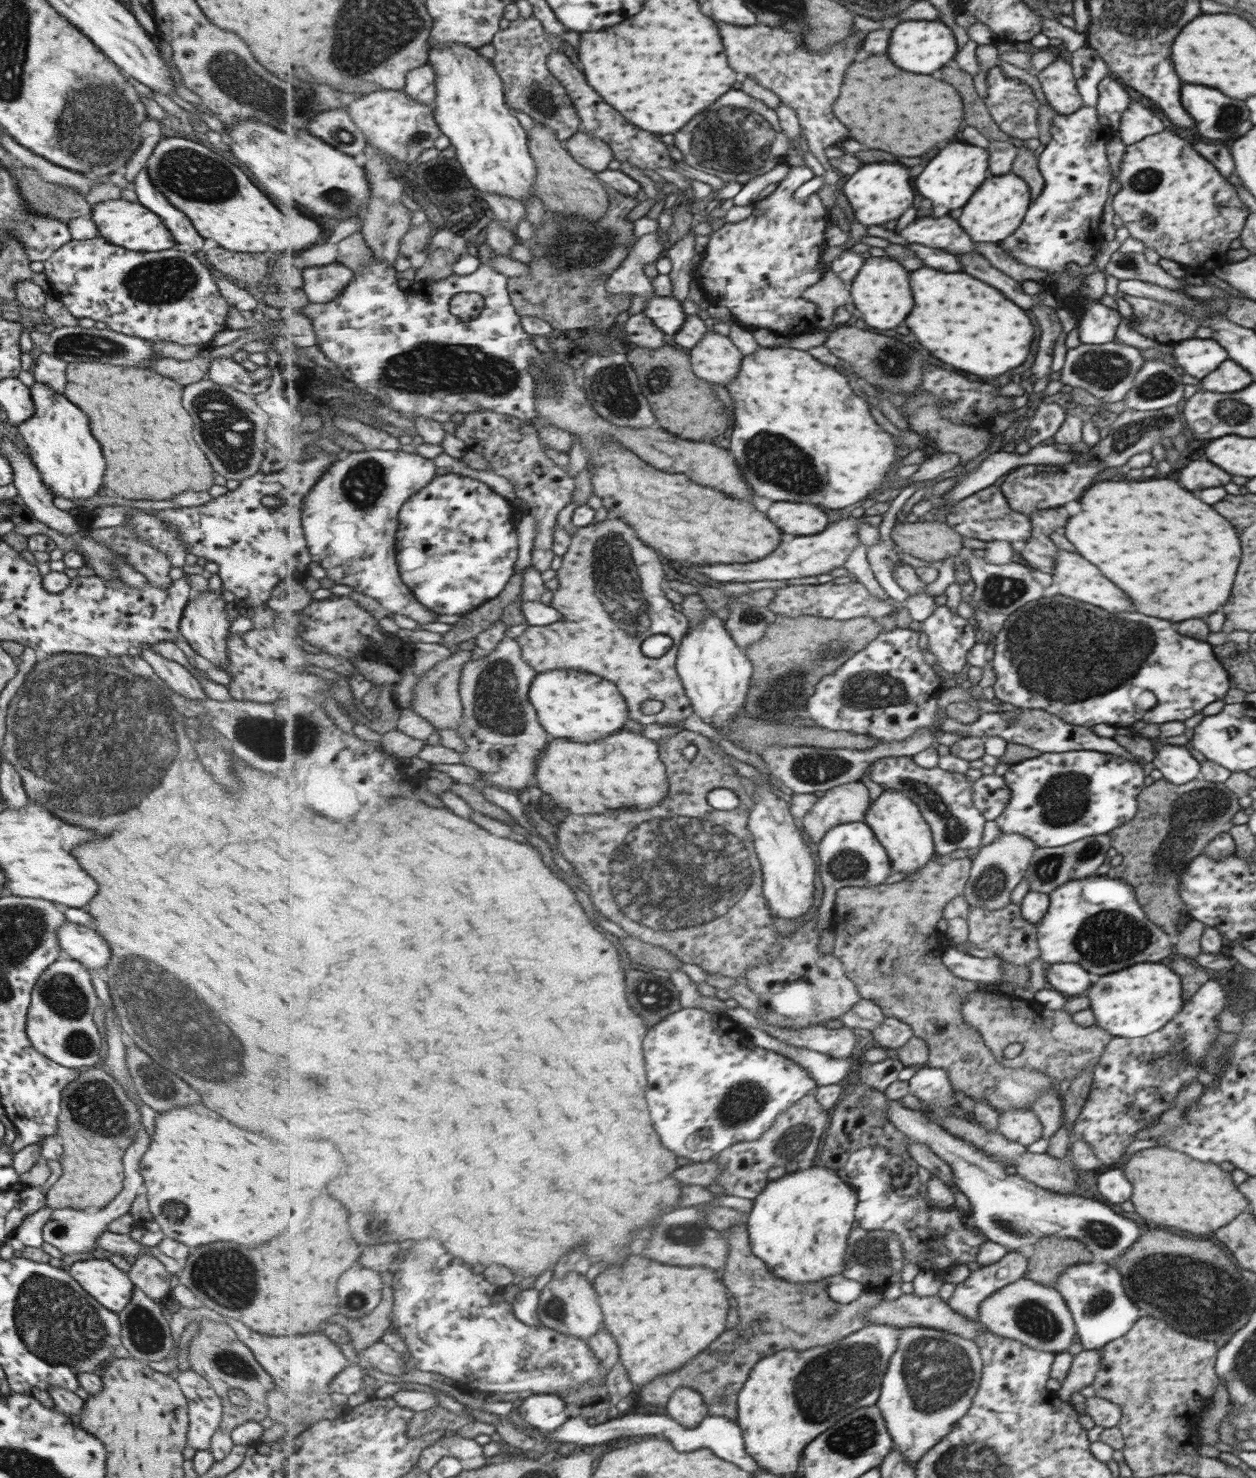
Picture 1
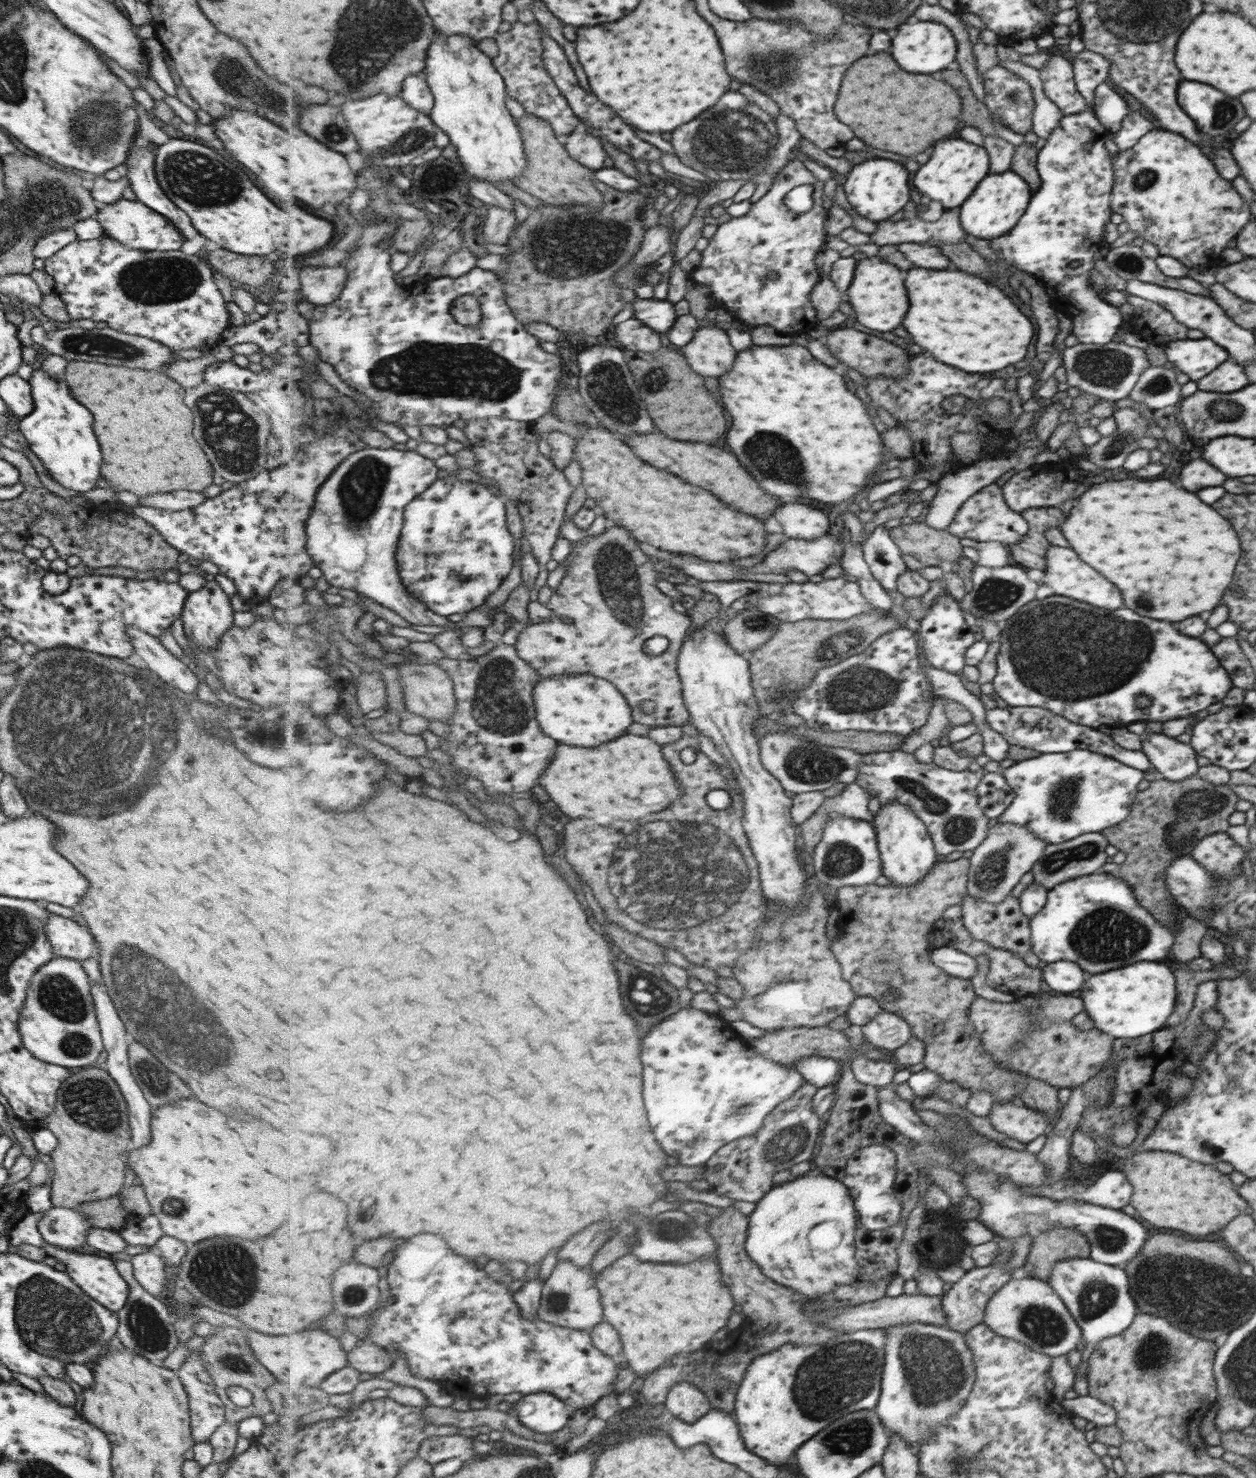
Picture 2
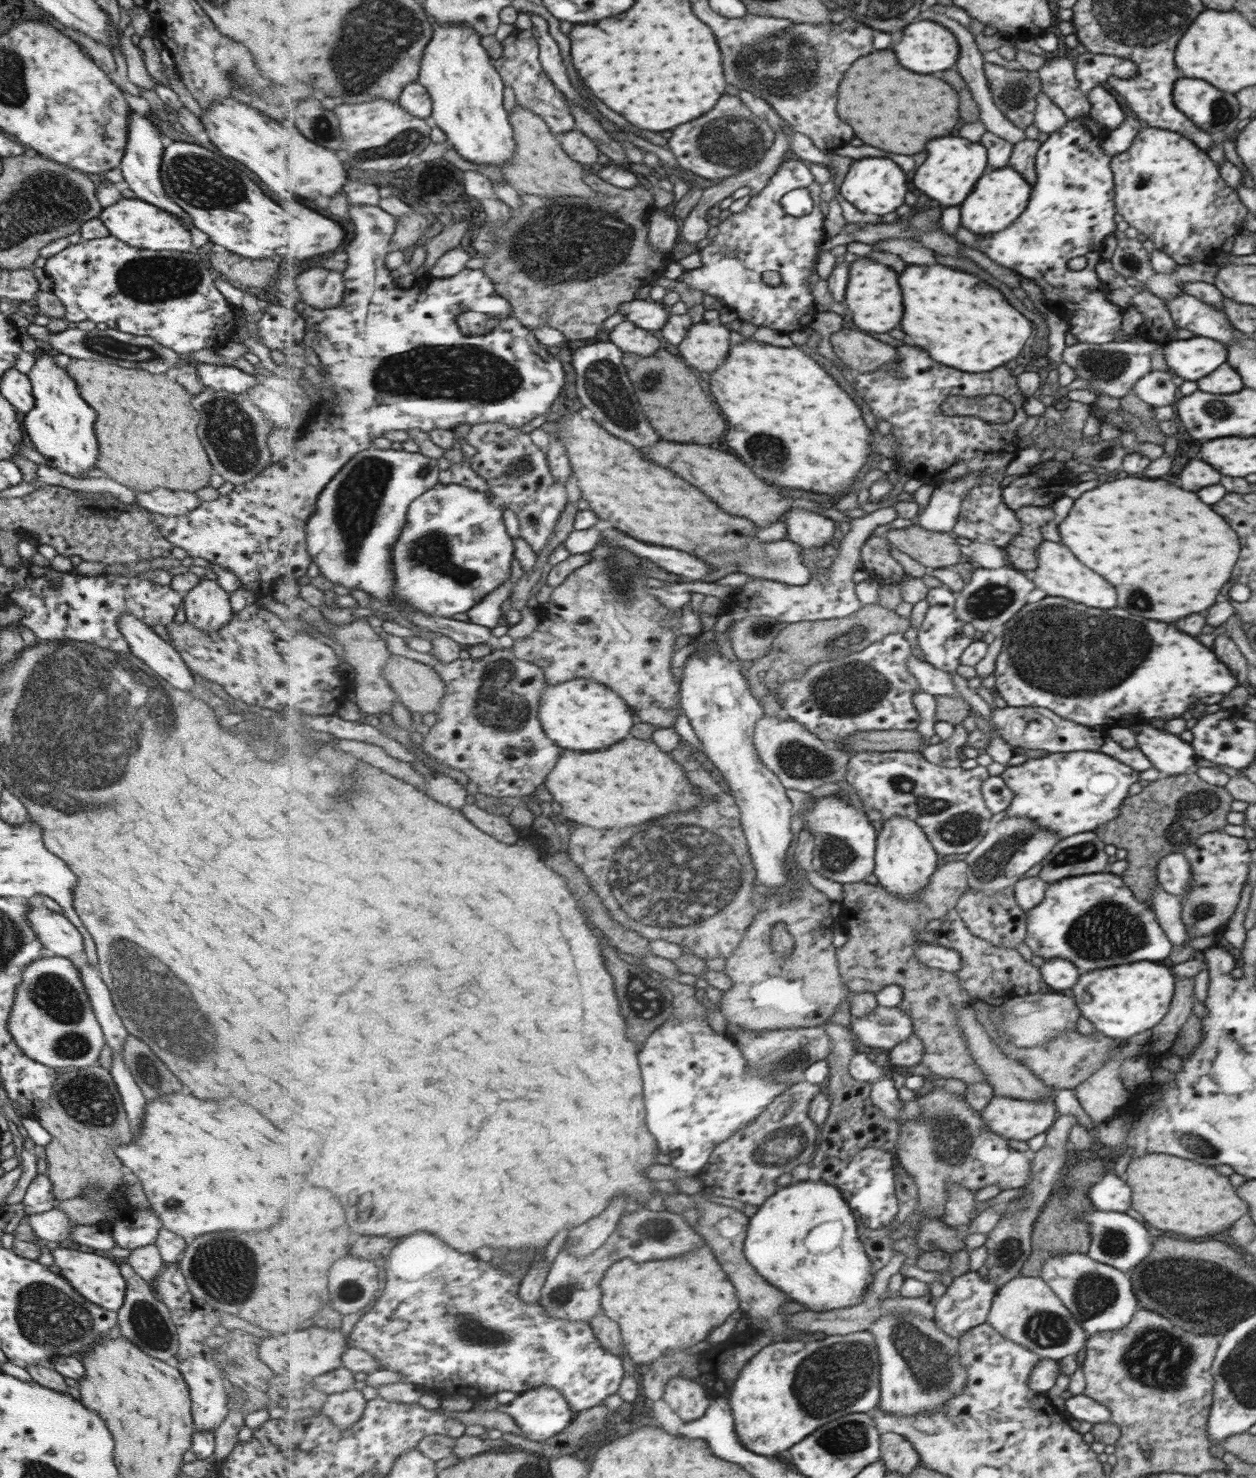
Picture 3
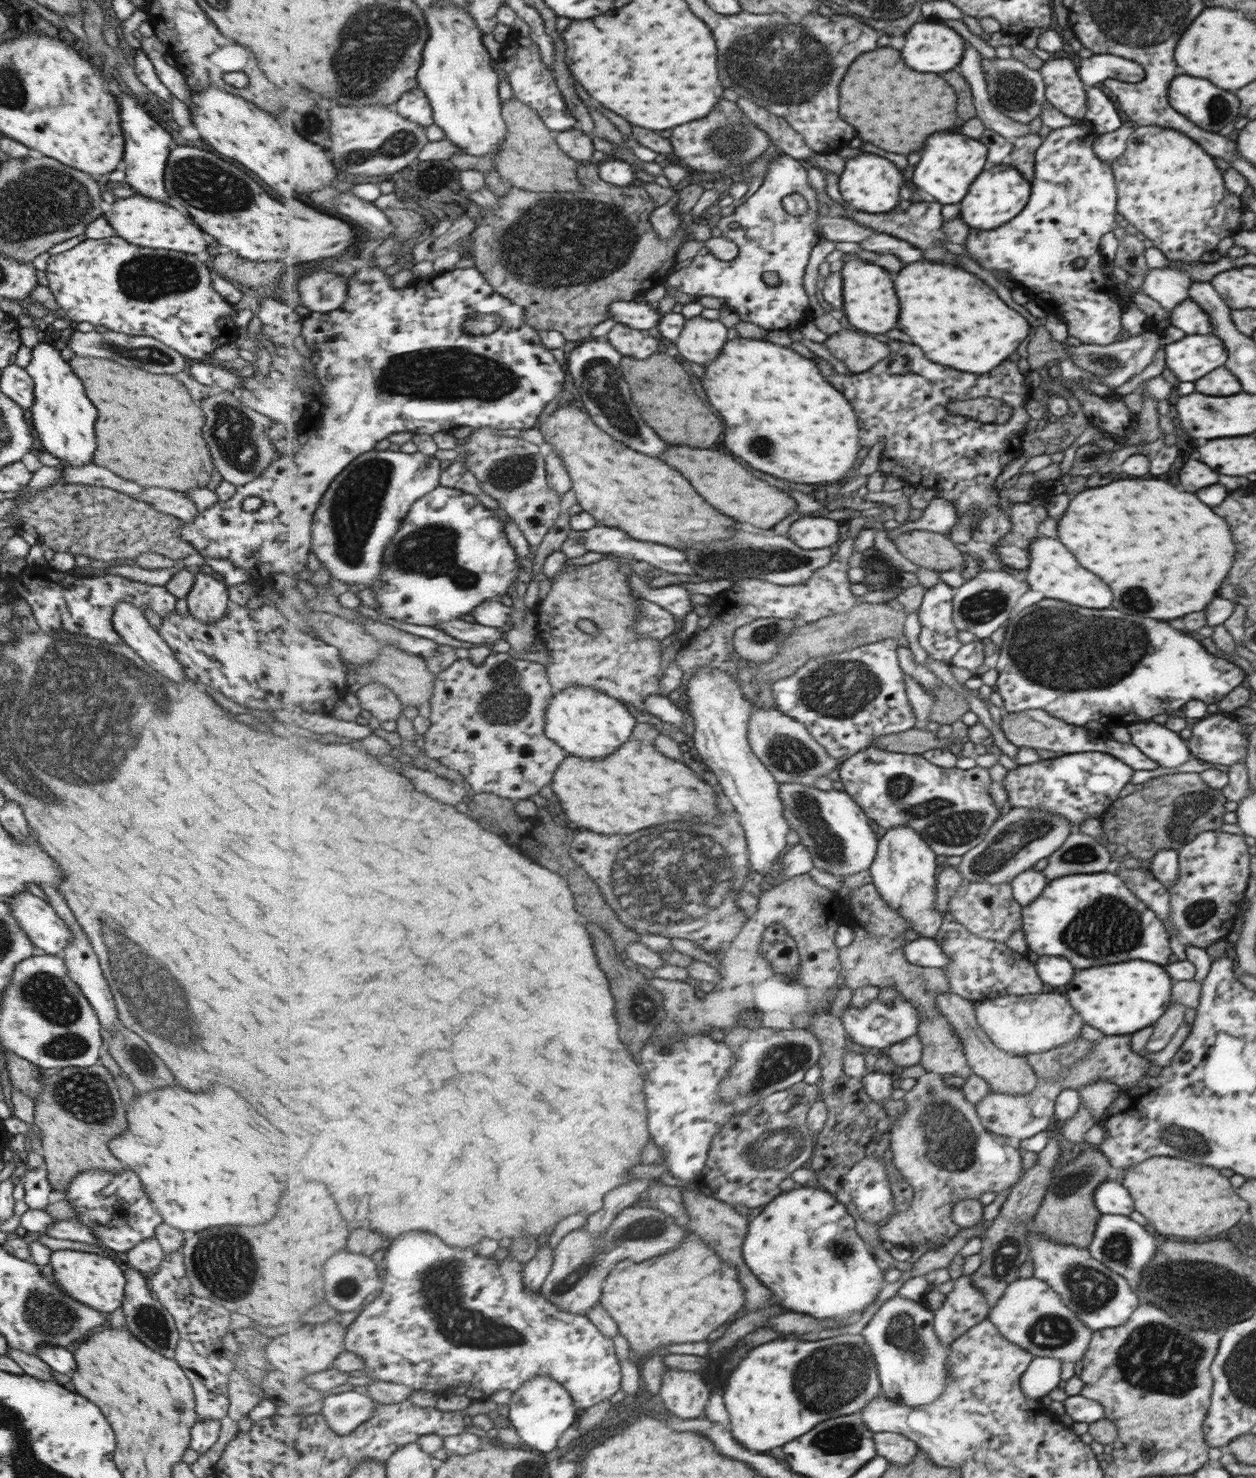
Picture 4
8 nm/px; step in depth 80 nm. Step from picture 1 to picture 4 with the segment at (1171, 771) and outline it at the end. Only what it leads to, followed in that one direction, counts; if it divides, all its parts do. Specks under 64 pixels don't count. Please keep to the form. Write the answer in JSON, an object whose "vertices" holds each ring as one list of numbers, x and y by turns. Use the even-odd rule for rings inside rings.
{"vertices":[[1137,722,1129,724,1127,732,1131,744,1163,768,1175,768,1191,757,1187,743,1179,738,1178,733,1163,728,1161,724]]}

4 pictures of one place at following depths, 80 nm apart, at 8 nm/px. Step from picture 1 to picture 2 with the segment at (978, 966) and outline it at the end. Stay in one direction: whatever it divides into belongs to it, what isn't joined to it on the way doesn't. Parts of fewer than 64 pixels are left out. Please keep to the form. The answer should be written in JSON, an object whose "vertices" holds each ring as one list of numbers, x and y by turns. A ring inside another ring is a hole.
{"vertices":[[947,944,933,950,930,959,933,964,937,964,937,967,943,969,949,976,970,980,976,974,975,958,954,950]]}

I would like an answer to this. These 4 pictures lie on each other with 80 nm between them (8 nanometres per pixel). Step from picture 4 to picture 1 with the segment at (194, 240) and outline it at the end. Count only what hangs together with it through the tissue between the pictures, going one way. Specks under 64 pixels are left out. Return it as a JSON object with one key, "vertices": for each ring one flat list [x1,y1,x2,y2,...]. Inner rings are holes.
{"vertices":[[120,198,117,200,106,200,93,205,89,217,92,220,91,222,95,224,99,236,111,244,116,244,118,247,139,252,159,252,160,250,175,247,173,238,169,236,169,232,161,224,161,220,157,216,153,216,153,212,143,208,142,204]]}

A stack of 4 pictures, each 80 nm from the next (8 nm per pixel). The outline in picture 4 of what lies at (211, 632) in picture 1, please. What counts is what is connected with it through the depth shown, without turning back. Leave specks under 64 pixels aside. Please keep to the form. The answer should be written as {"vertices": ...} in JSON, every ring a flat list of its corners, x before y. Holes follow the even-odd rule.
{"vertices":[[196,573,185,597,188,613,194,619,209,624,224,615,230,606,227,587,206,573]]}

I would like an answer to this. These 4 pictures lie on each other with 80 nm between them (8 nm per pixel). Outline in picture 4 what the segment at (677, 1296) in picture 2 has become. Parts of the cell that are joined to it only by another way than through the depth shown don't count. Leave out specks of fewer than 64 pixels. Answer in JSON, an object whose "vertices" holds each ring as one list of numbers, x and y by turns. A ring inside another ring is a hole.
{"vertices":[[689,1231,684,1241,673,1250,673,1254,669,1252,641,1264,632,1259,622,1260,608,1275,600,1302,618,1322,620,1334,629,1342,631,1356,637,1362,643,1362,659,1353,663,1346,707,1340,711,1332,743,1310,747,1302,745,1290,740,1280,740,1270,726,1263,713,1247,706,1246,697,1233]]}

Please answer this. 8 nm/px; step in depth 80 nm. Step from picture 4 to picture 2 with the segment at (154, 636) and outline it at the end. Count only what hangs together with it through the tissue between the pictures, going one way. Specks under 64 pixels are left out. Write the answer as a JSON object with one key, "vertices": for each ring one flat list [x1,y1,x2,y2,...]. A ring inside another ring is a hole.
{"vertices":[[137,627,127,629,126,635,134,653,145,662,146,668,155,672,169,687,187,694,196,689,197,677,183,661,169,653,157,637,141,632]]}

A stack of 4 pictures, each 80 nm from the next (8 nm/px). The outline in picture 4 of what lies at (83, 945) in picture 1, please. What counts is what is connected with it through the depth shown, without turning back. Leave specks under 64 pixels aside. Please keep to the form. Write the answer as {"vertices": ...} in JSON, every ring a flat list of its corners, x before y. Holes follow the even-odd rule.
{"vertices":[[27,891,14,894,7,907,36,953,59,956,73,938,67,925,55,915,55,910]]}

